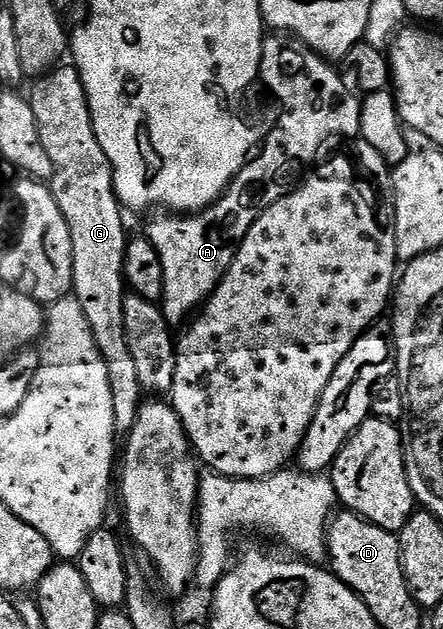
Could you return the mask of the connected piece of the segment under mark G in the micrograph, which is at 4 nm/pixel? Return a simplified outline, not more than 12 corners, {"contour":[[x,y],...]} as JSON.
{"contour":[[80,73],[30,102],[74,247],[72,293],[110,375],[116,432],[142,404],[126,343],[125,214]]}

